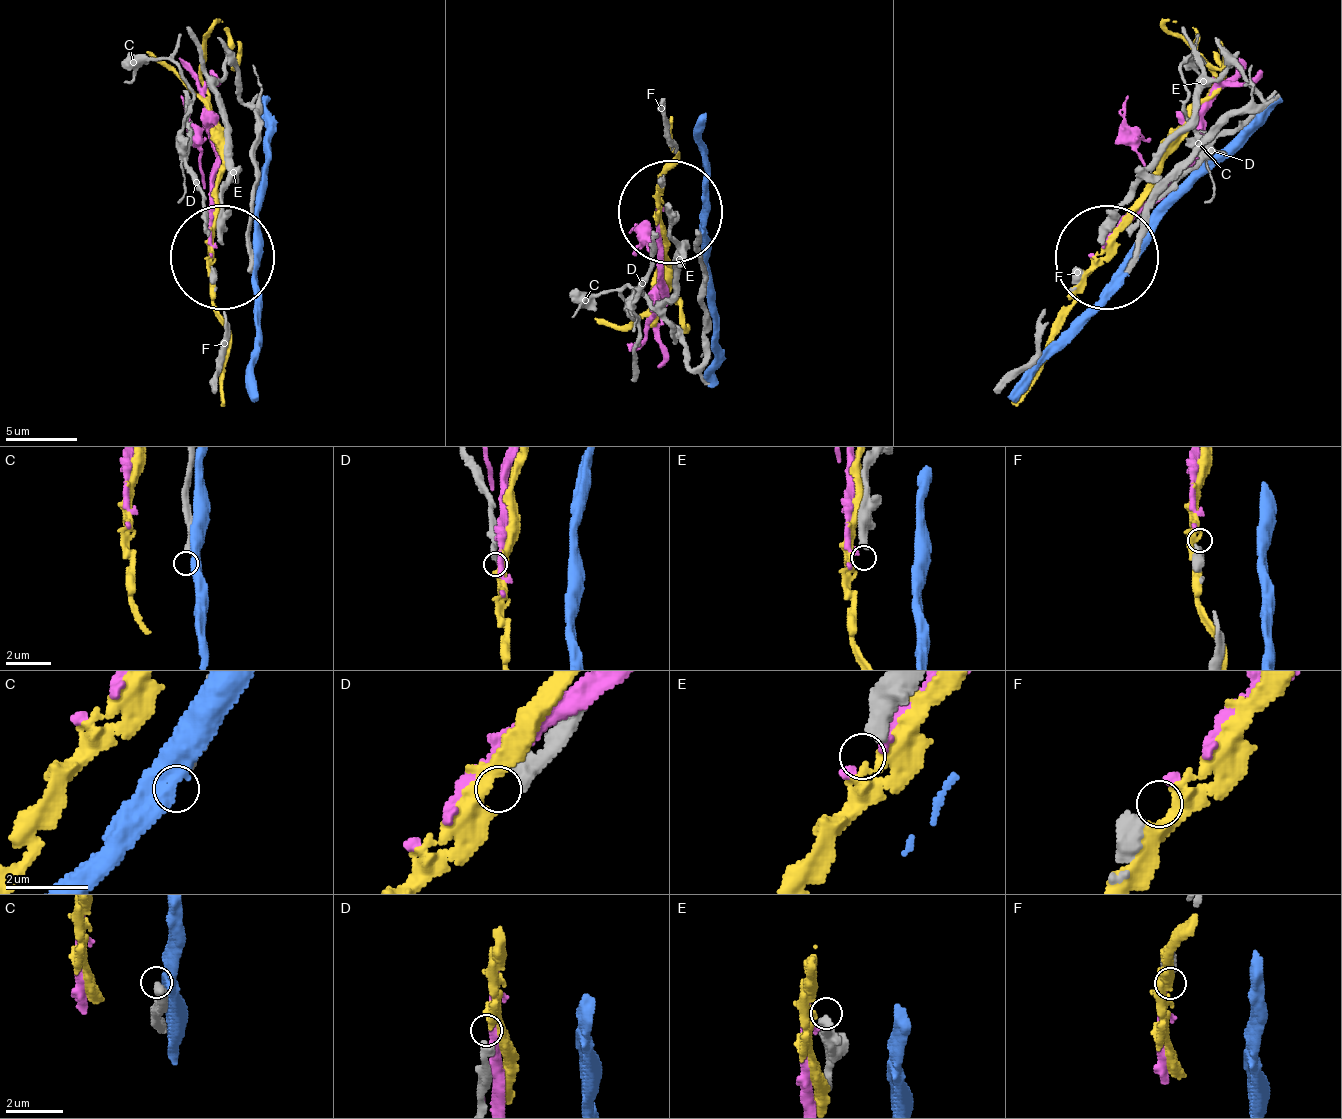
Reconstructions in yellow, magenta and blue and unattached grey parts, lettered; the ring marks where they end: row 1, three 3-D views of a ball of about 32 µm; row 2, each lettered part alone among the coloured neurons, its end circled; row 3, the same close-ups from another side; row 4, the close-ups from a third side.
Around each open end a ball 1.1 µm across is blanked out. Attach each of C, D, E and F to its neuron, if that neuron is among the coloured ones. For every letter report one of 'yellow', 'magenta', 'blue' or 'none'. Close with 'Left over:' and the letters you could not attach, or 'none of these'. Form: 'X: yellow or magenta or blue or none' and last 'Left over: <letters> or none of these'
C: none
D: yellow
E: none
F: magenta
Left over: C, E

